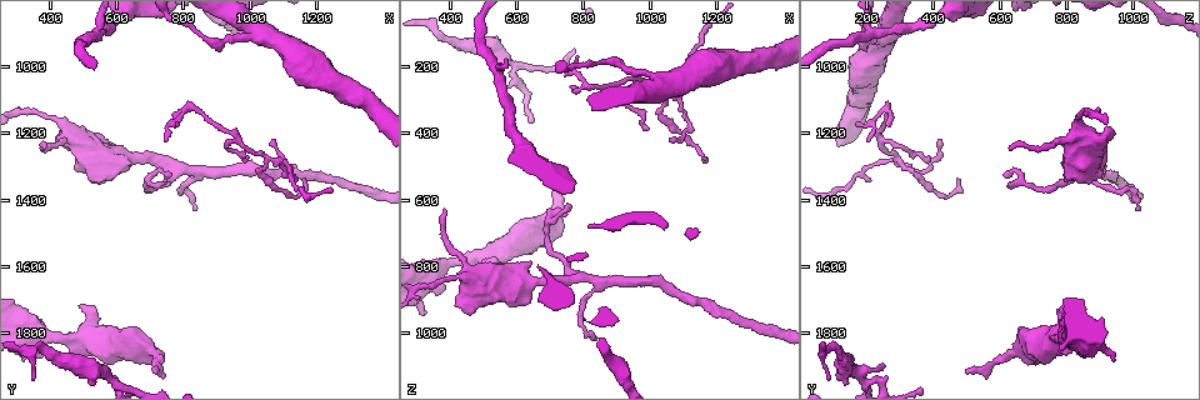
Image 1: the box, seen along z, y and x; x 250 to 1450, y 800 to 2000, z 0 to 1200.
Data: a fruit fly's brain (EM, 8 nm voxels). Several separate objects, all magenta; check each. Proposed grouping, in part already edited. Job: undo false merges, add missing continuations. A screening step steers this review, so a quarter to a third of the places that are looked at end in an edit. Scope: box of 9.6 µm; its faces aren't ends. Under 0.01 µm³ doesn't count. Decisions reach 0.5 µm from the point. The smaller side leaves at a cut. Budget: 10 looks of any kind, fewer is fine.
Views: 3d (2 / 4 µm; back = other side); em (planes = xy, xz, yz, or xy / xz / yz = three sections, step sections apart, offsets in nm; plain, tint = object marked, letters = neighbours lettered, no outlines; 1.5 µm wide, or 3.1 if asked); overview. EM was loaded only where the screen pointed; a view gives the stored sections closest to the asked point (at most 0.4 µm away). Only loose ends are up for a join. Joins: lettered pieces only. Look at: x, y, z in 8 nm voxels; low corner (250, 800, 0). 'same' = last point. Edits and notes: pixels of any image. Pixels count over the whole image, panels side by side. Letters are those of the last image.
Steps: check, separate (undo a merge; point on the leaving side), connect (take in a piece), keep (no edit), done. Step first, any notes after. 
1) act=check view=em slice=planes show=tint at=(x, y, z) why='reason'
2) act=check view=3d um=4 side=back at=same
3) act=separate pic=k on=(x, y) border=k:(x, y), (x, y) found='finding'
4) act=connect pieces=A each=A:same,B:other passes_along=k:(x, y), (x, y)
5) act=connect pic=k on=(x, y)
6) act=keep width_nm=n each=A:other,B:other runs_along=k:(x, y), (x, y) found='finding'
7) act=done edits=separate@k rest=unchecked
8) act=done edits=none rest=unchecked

act=check view=em slice=planes show=letters at=(1150, 1340, 470) why='an open end'

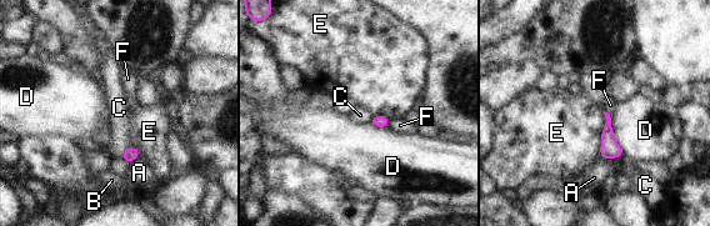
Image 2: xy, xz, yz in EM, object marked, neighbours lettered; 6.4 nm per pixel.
act=keep each=A:other,B:other,C:other,D:other,E:other,F:other border=2:(130, 146), (120, 159) found='no lettered piece goes on from it'

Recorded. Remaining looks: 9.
act=check view=em slice=planes show=letters at=(1050, 1260, 300) why='two arms at a narrow angle'

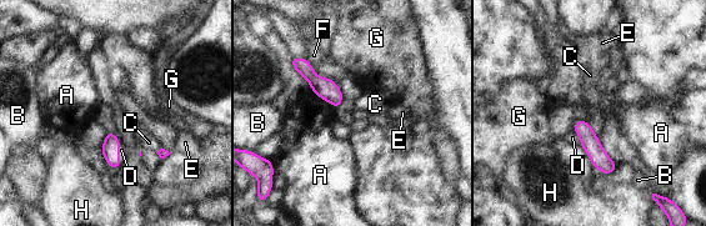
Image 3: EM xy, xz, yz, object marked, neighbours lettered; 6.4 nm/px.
act=keep each=A:other,B:other,C:other,D:other,E:other,F:other,G:other,H:other border=3:(161, 147), (156, 152) found='one neuron here'

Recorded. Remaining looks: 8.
act=check view=em slice=xz step=8 show=tint at=(540, 890, 220) why='two arms in line, one across'

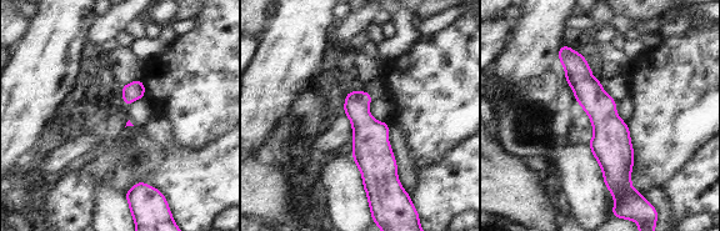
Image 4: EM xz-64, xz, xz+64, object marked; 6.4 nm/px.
act=check view=em slice=planes show=letters at=same why='cut it another way'

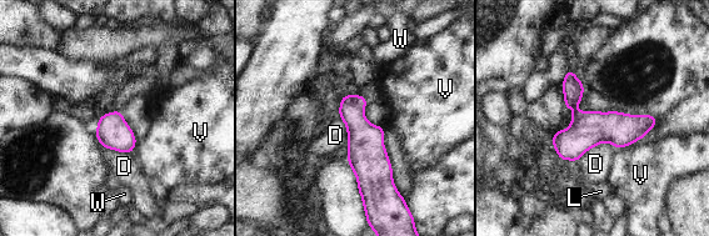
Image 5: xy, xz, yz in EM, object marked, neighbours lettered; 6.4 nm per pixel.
act=separate pic=5 on=(594, 127) width_nm=200 each=D:other,L:other,V:other,W:other part_leaving=5:(653, 122), (594, 127), (557, 146) found='two neurons meet here'

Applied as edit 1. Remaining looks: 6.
act=check view=overview why='redraw'

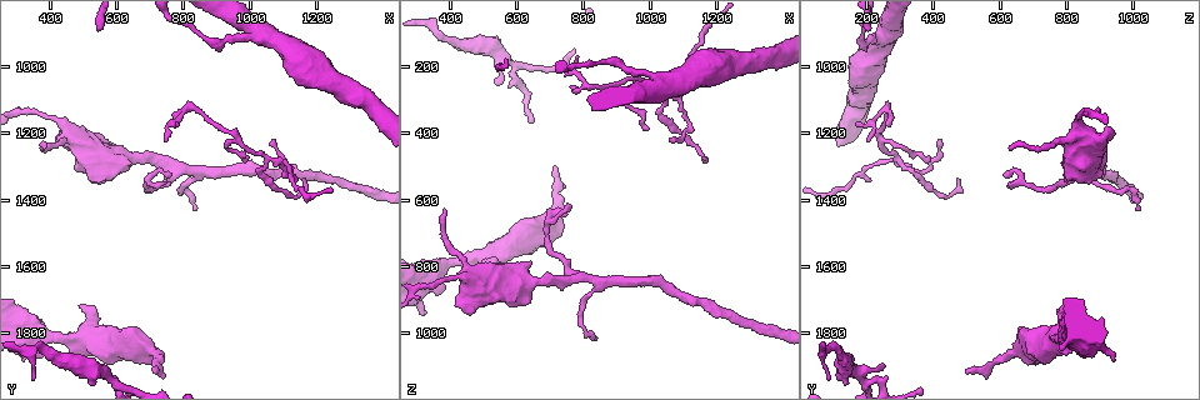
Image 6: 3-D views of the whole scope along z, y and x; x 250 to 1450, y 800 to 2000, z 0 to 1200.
act=check view=em slice=planes show=plain at=(730, 1920, 500) why='long arm stops here'

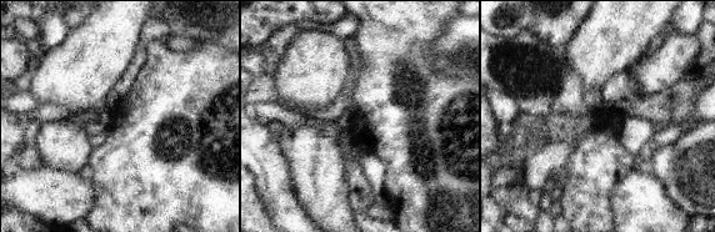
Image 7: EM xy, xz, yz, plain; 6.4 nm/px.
act=check view=em slice=planes show=letters at=same why='see the neighbours'

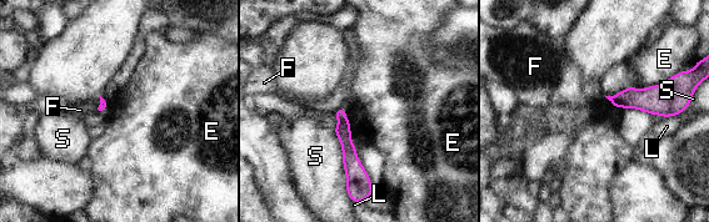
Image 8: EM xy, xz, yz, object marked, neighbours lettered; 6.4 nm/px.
act=keep longest_contact=S:440nm each=E:other,F:other,L:other,S:other runs_along=8:(340, 111), (350, 162), (365, 186) found='none of them fits'

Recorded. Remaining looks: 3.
act=done edits=separate@5 rest=unchecked

